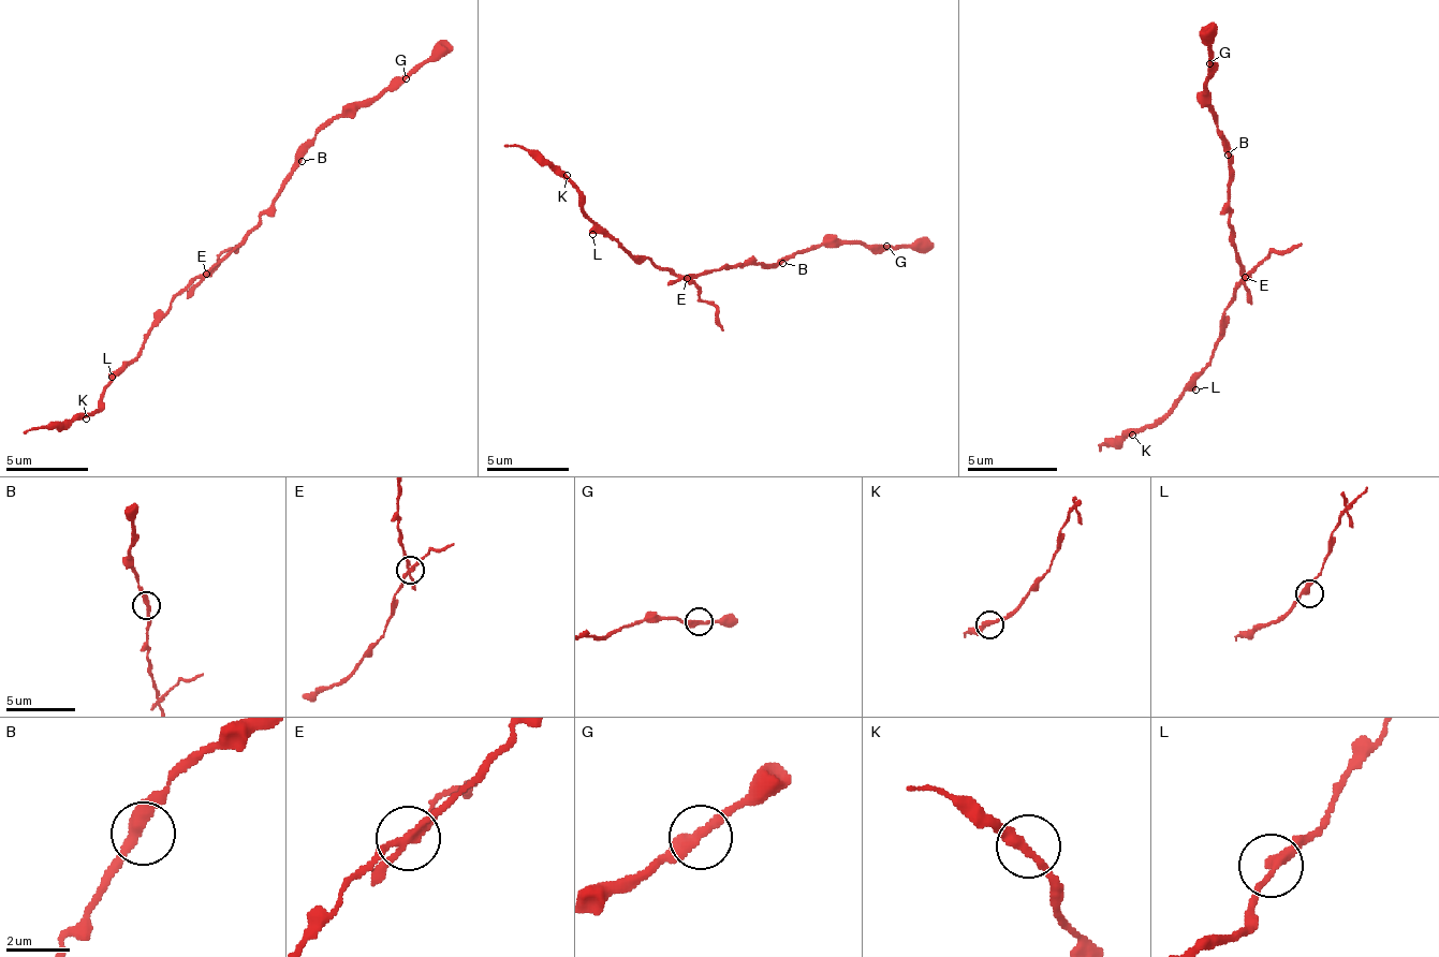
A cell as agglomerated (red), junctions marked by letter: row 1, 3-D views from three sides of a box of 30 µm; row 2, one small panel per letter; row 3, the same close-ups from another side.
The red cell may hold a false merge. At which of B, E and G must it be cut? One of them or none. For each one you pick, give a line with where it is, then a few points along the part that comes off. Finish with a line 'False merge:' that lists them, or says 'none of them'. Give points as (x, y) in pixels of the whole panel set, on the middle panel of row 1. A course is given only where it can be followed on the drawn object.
E: Place: (687, 278). Course of the part to remove: (688, 279), (626, 250), (575, 192), (522, 146), (504, 146)
False merge: E

